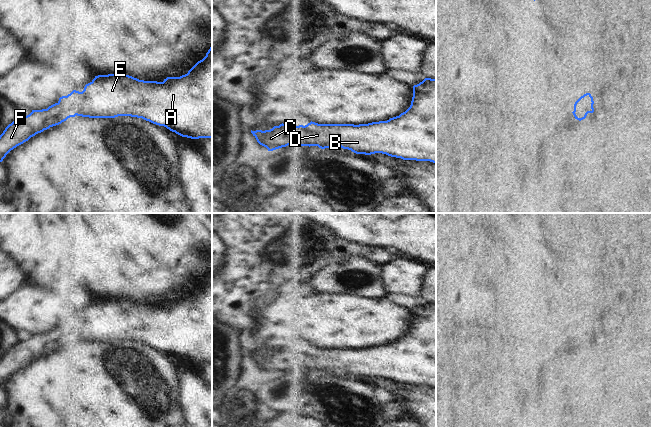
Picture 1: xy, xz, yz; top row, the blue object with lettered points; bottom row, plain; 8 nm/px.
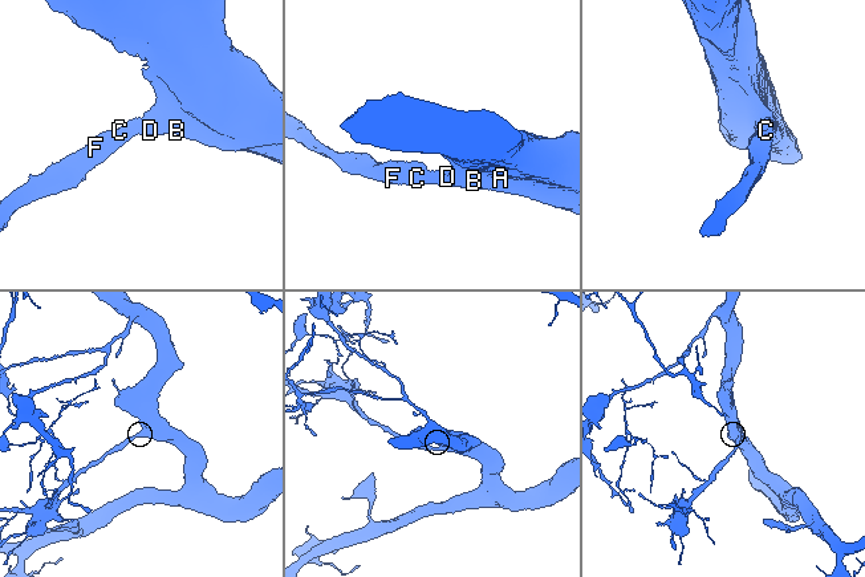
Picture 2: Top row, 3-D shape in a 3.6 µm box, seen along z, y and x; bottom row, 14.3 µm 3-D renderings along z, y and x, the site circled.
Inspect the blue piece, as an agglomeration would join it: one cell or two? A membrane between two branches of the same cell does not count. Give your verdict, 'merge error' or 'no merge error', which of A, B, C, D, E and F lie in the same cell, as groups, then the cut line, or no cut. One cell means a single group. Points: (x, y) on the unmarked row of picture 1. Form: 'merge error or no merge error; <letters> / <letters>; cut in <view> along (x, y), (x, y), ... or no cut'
no merge error; A B C D E F; no cut

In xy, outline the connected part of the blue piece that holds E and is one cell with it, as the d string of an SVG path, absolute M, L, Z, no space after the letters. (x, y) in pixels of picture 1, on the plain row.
M212 270L202 284L198 285L187 298L180 301L167 301L163 306L157 306L139 304L123 298L98 299L85 309L82 316L73 314L67 320L60 321L57 327L47 333L32 334L25 341L17 341L0 359L0 386L11 374L28 365L31 361L76 339L89 342L137 341L164 350L182 361L212 362Z

